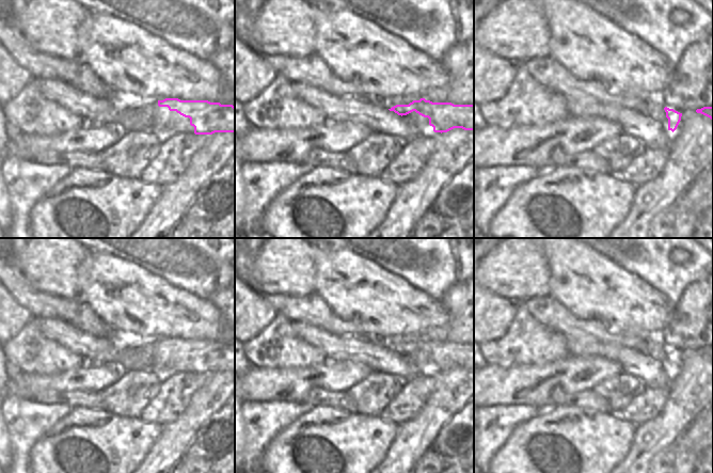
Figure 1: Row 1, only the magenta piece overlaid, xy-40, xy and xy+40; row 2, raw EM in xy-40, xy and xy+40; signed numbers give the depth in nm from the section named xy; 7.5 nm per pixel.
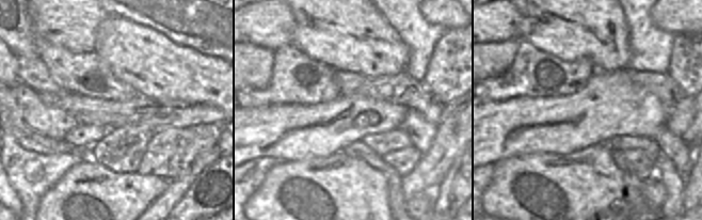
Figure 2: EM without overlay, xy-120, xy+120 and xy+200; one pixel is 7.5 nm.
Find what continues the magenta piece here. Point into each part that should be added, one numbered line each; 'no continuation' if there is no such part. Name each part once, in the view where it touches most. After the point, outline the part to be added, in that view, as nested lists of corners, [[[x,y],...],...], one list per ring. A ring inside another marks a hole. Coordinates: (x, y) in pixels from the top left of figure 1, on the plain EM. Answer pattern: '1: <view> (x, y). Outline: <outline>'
1: xy-40 (167, 362). Outline: [[[158,341],[142,344],[139,347],[154,360],[152,373],[161,380],[165,376],[180,372],[194,372],[189,357],[185,357],[176,350],[170,350],[168,346],[159,346]]]

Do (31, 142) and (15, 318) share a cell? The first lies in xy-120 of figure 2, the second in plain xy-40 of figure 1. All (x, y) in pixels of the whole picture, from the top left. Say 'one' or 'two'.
two

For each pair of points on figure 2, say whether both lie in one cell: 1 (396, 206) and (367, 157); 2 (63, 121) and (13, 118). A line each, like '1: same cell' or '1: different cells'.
1: same cell
2: different cells

